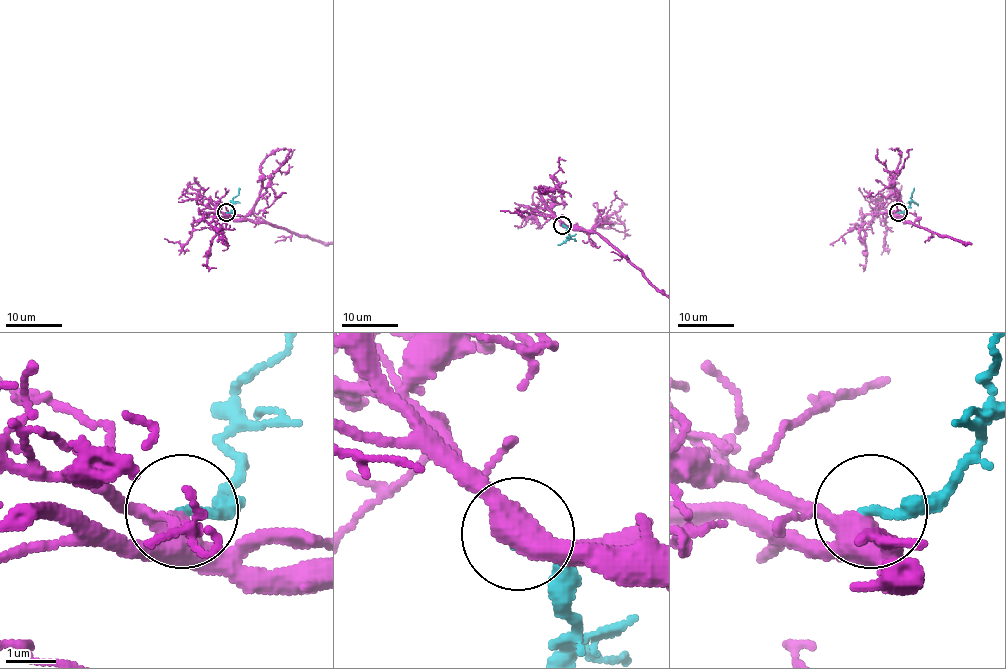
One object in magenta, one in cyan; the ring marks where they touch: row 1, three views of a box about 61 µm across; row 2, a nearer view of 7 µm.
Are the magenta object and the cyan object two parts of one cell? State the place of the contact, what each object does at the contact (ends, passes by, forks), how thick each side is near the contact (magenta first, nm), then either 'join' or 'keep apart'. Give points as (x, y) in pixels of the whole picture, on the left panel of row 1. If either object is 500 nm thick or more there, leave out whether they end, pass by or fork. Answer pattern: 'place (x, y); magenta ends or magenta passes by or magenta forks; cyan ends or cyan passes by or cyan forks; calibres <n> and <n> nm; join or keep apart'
place (226, 212); magenta forks; cyan ends; calibres 400 and 190 nm; join

